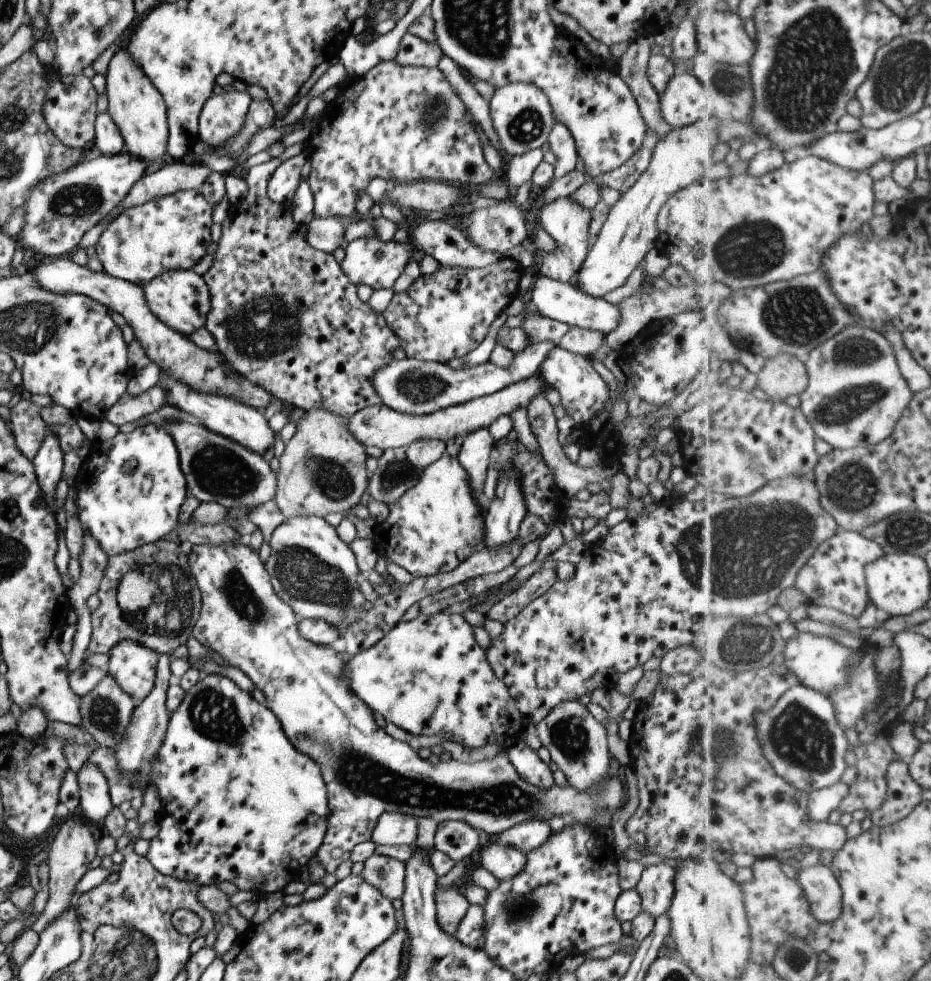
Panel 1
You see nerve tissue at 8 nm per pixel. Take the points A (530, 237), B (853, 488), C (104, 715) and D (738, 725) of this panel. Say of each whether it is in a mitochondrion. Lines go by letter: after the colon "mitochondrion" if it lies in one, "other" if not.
A: other
B: mitochondrion
C: mitochondrion
D: mitochondrion

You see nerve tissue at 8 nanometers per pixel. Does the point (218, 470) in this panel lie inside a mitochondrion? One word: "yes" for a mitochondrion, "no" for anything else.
yes

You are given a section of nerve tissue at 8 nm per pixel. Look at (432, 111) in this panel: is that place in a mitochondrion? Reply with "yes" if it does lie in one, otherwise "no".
yes

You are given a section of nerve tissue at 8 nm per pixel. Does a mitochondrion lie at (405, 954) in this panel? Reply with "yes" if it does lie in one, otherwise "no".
no

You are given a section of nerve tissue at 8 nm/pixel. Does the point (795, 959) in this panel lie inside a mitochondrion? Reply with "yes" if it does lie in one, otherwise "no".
yes

